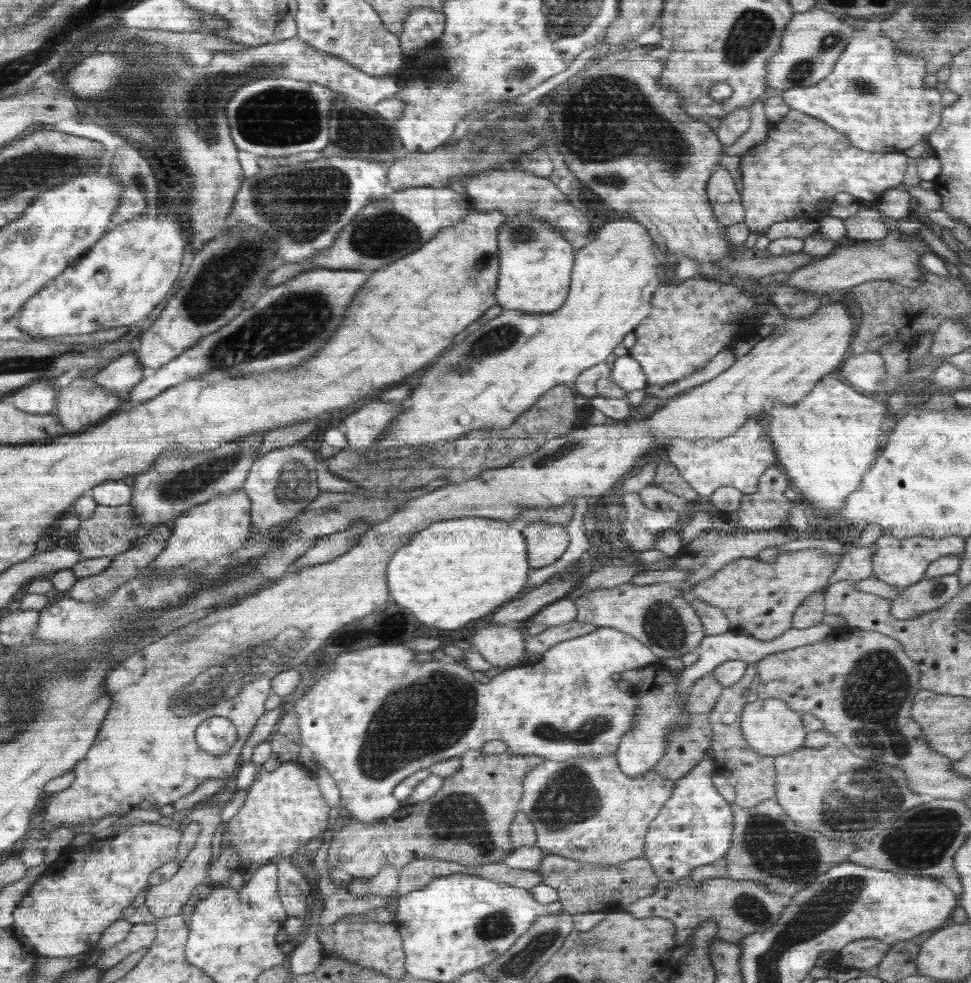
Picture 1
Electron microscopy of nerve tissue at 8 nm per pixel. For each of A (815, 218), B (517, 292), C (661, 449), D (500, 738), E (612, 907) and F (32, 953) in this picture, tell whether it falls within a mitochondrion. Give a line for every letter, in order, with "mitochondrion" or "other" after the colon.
A: other
B: other
C: other
D: other
E: other
F: other

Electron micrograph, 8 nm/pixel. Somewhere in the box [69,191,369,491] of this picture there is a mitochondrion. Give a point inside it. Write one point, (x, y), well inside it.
(295, 321)

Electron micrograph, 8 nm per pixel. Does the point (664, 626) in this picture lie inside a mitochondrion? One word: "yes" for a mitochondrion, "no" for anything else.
yes

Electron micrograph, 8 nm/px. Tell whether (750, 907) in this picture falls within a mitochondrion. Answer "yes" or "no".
yes

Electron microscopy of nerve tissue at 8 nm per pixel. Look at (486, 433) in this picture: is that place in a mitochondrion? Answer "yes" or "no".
no

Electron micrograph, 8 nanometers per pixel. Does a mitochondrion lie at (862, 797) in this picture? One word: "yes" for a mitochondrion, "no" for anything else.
yes

